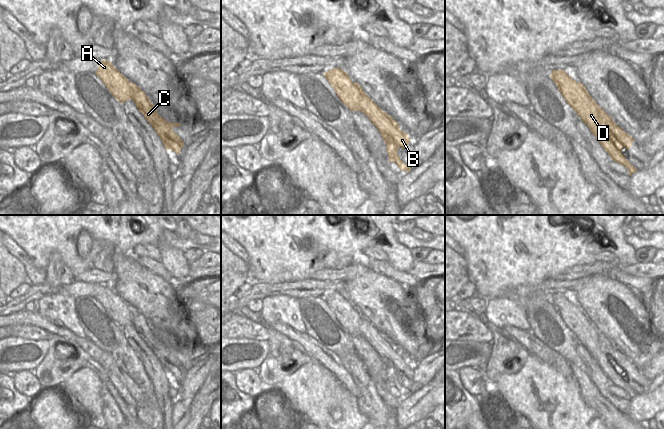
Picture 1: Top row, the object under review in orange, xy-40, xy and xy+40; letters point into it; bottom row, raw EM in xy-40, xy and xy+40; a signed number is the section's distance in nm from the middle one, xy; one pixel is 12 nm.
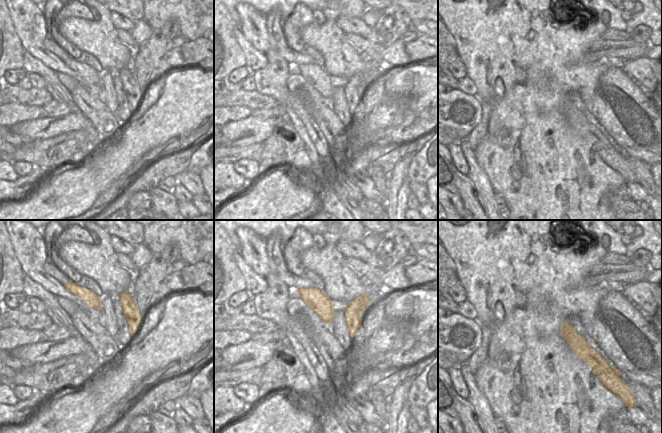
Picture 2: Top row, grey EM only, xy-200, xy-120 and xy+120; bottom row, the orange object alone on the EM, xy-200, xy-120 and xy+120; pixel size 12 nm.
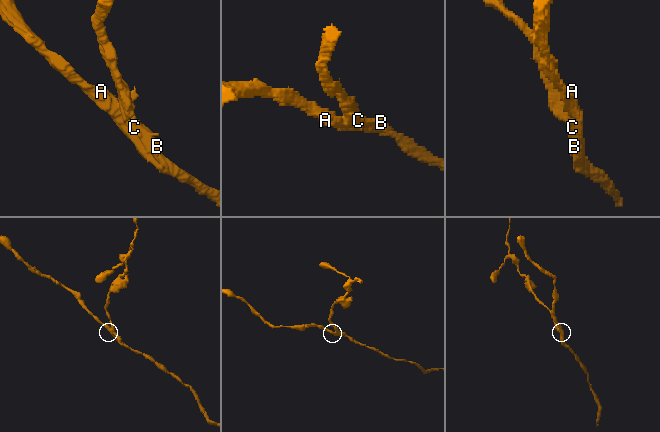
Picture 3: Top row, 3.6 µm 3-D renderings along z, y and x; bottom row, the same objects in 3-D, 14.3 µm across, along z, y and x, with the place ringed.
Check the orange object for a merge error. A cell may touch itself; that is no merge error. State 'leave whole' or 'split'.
split

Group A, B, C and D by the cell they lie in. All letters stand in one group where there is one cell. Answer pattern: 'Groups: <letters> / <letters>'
Groups: A B D / C.

